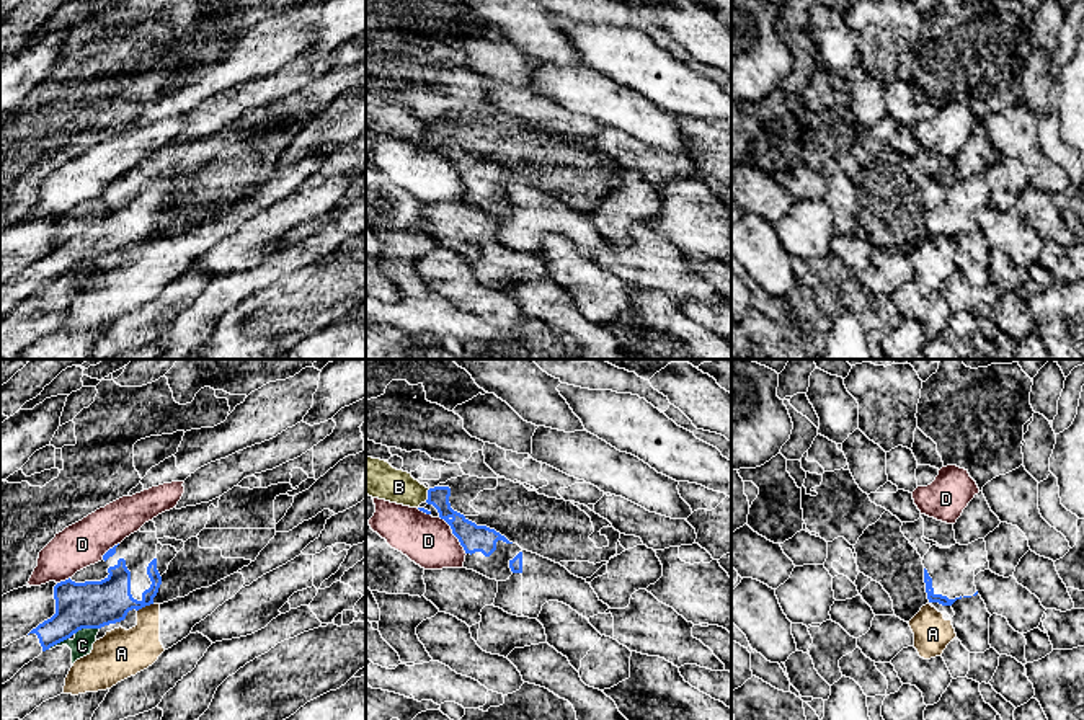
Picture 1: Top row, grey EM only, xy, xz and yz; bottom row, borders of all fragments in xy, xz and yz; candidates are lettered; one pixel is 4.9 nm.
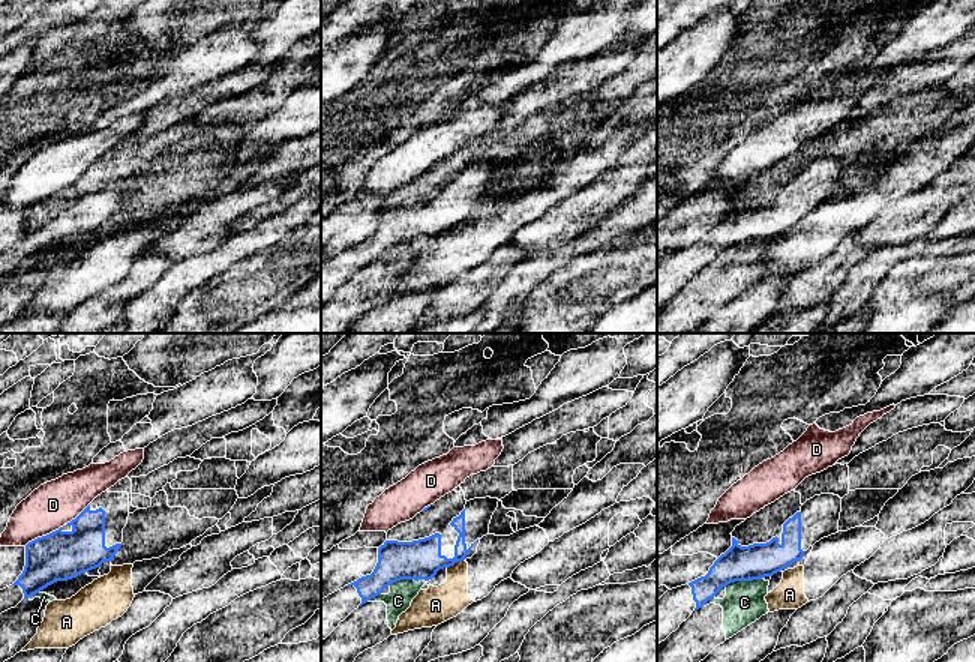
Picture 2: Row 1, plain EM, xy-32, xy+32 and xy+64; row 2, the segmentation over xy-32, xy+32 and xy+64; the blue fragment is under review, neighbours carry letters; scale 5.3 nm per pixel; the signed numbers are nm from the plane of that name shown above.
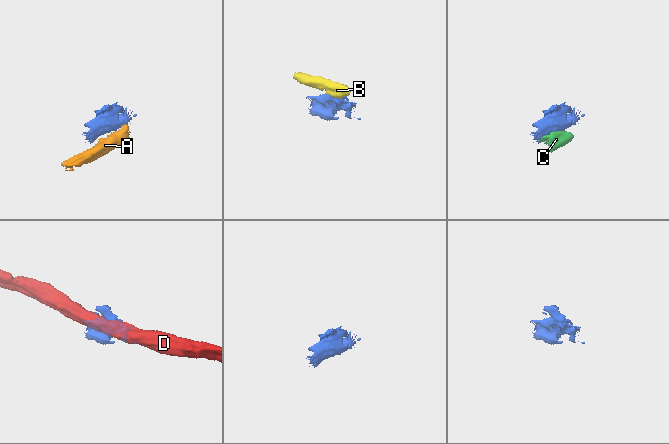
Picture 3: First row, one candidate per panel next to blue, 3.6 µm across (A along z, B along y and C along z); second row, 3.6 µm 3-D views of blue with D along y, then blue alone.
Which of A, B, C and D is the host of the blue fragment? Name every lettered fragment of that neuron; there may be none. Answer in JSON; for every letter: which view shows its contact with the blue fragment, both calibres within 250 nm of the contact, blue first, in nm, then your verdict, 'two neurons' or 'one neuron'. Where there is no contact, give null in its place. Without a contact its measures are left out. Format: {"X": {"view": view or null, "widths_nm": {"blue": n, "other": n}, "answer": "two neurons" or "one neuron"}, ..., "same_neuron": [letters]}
{"A": {"view": "xy", "widths_nm": {"blue": 240, "other": 220}, "answer": "two neurons"}, "B": {"view": "xz", "widths_nm": {"blue": 110, "other": 180}, "answer": "two neurons"}, "C": {"view": "xy", "widths_nm": {"blue": 240, "other": 110}, "answer": "two neurons"}, "D": {"view": "xz", "widths_nm": {"blue": 140, "other": 240}, "answer": "two neurons"}, "same_neuron": []}

